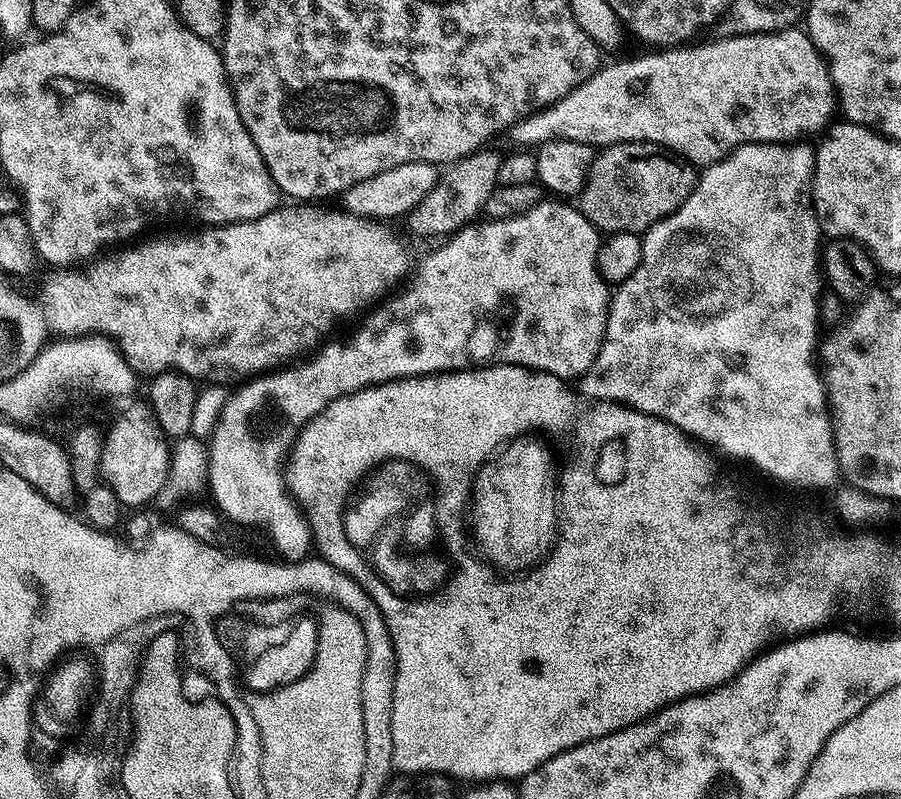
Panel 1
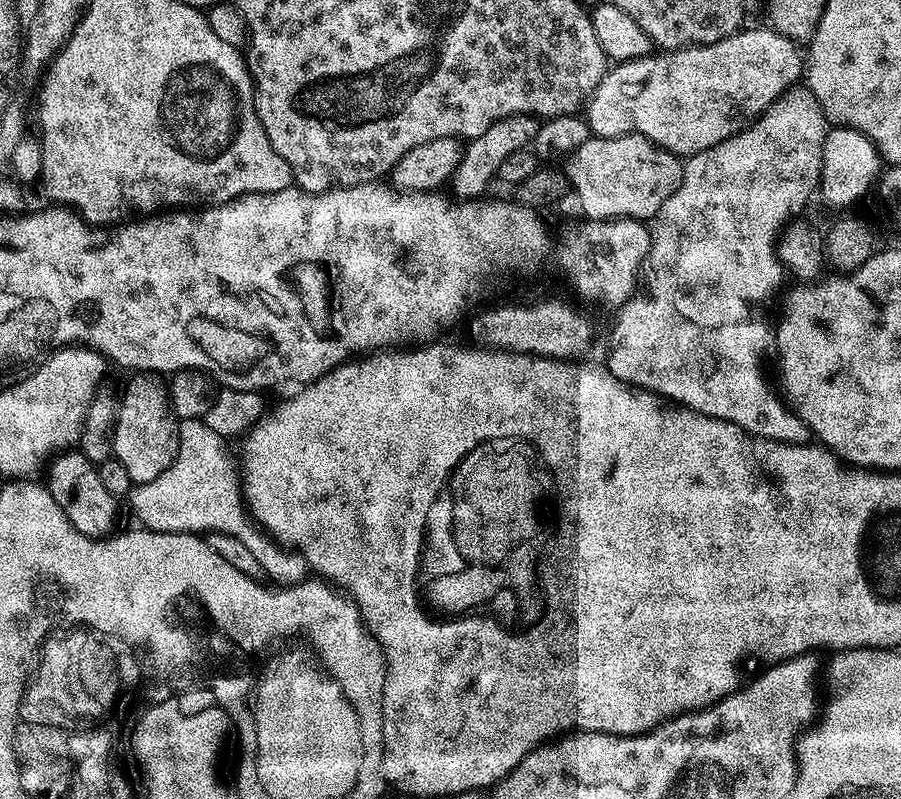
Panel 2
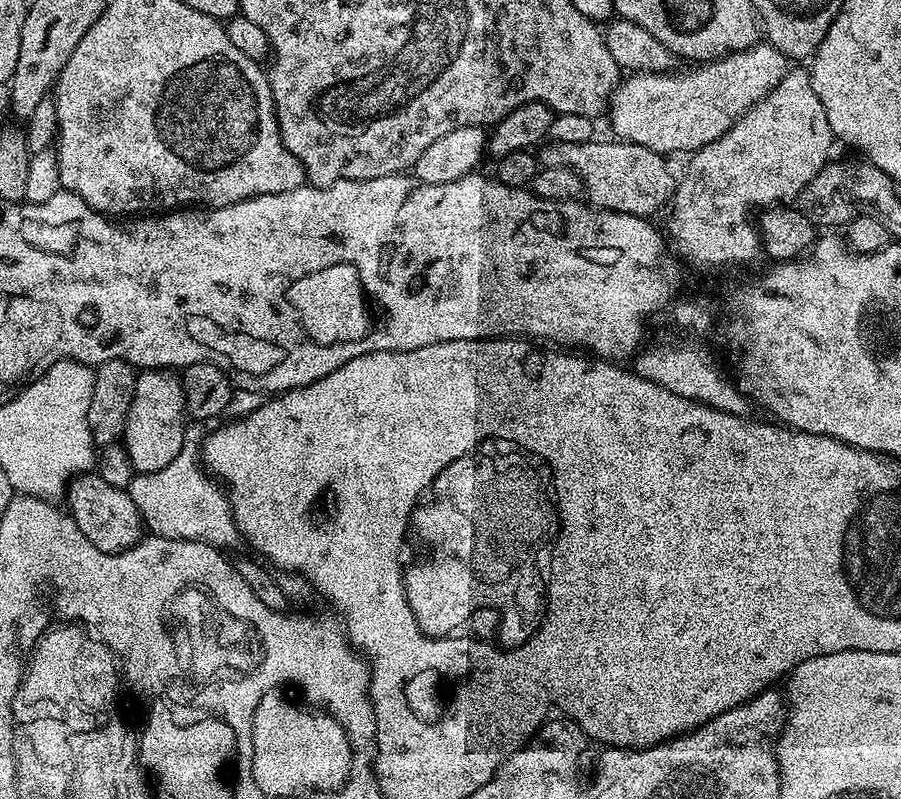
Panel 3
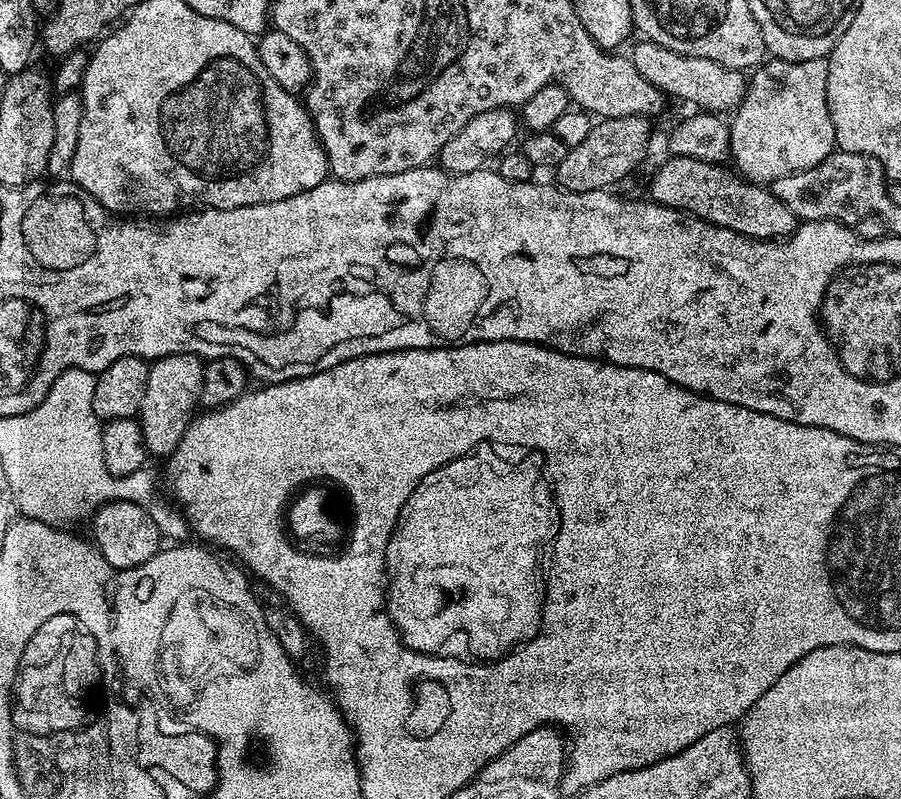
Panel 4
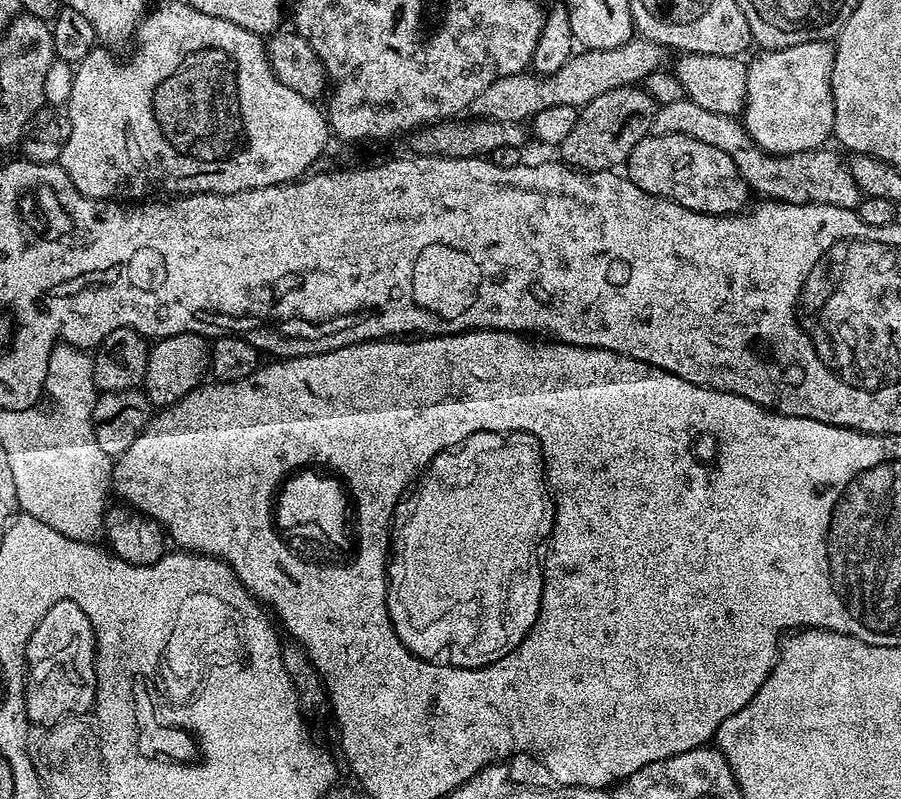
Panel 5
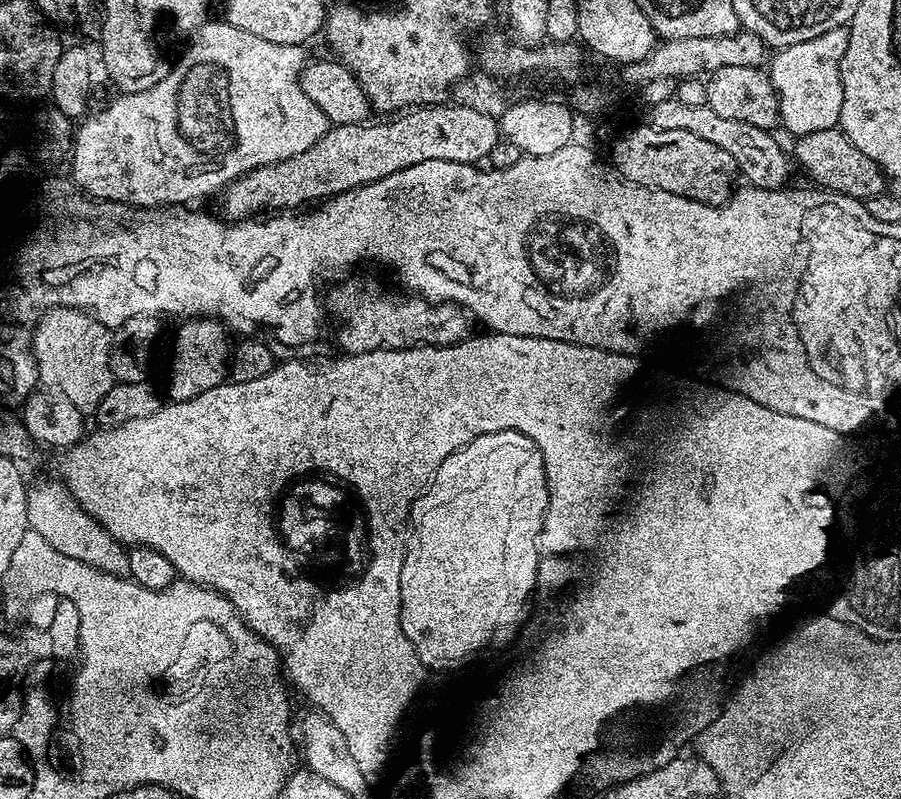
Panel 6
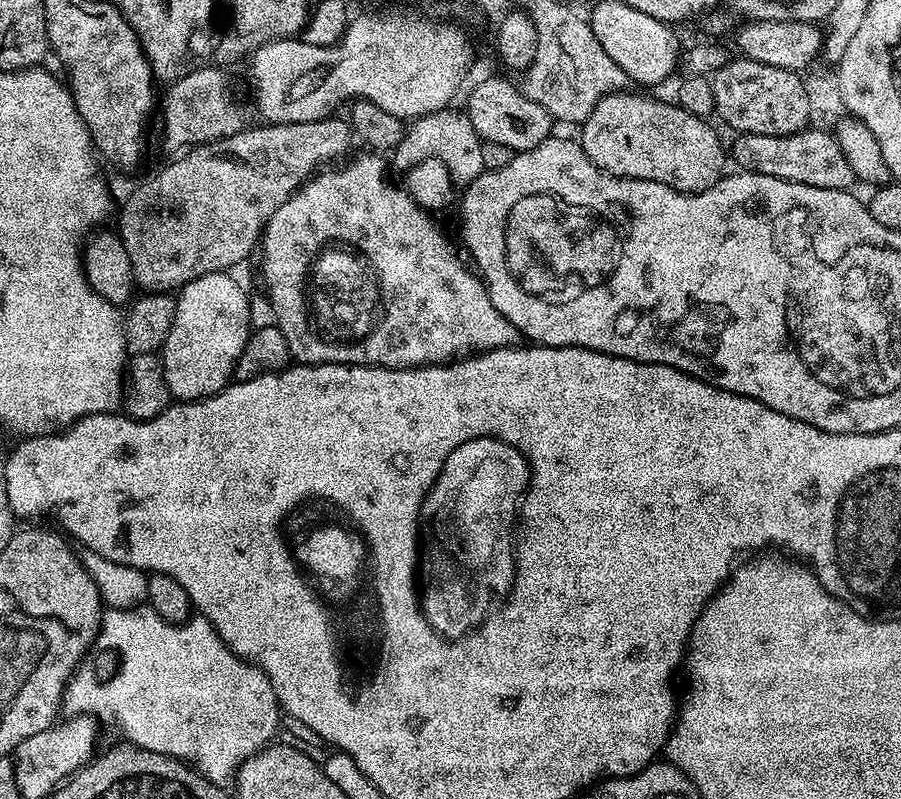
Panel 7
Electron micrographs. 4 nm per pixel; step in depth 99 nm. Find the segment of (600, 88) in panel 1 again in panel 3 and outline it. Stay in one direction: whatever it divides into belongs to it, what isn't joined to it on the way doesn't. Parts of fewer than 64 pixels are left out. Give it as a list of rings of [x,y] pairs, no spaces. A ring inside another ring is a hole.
[[[767,42],[718,60],[688,66],[685,72],[638,72],[621,79],[610,101],[612,128],[621,141],[632,141],[661,154],[691,154],[722,138],[766,94],[782,82],[789,61]]]

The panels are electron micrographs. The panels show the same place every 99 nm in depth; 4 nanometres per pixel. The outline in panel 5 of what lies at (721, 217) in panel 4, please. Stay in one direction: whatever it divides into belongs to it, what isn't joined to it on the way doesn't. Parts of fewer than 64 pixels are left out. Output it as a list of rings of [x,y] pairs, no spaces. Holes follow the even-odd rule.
[[[667,132],[665,136],[650,134],[642,138],[627,158],[626,175],[646,194],[673,200],[686,206],[686,210],[702,214],[730,216],[739,213],[749,203],[749,186],[740,177],[740,167],[730,154],[677,132]]]

